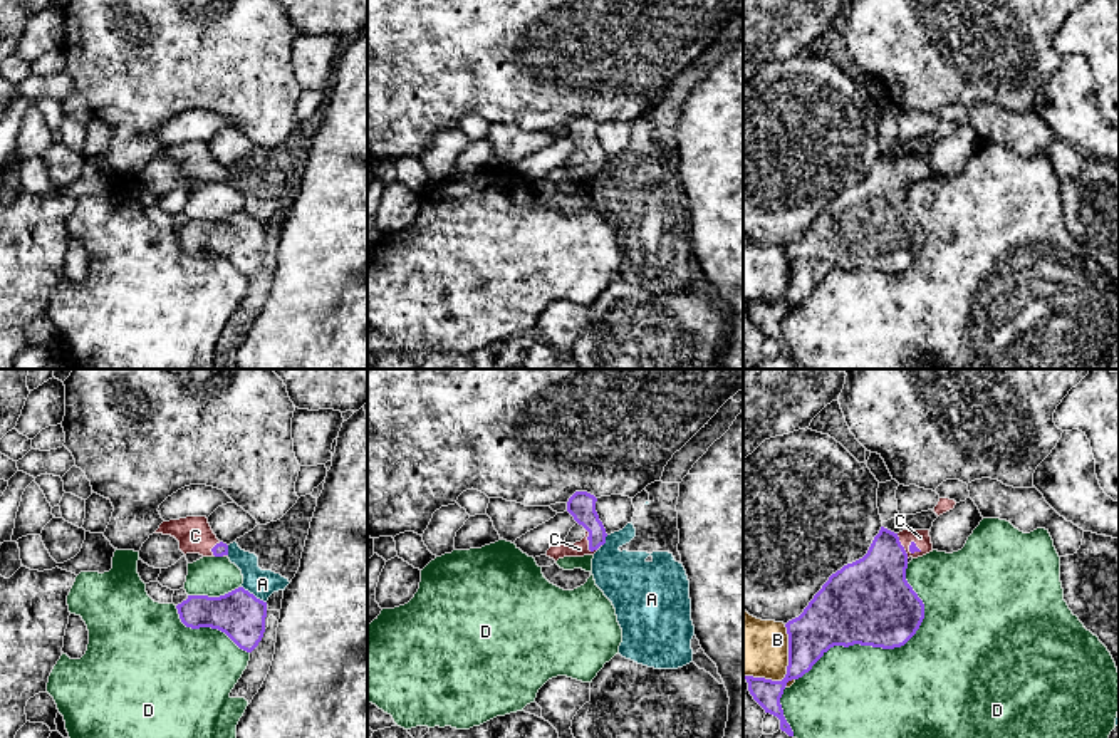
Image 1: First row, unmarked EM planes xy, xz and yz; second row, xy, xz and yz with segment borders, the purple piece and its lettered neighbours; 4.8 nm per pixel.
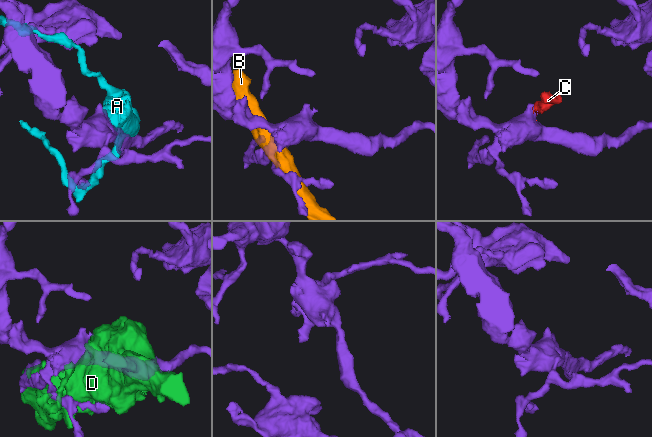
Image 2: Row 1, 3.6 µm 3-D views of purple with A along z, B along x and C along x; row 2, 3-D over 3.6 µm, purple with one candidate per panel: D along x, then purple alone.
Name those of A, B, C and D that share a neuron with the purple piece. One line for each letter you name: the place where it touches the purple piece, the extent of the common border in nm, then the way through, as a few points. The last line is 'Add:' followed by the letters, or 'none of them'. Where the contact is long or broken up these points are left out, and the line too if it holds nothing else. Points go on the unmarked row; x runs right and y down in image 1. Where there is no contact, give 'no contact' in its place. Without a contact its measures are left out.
C: xz (588, 163) | 130 nm | across xz (581, 129), (589, 143), (588, 163), (579, 173)
Add: C

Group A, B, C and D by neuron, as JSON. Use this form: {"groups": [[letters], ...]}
{"groups": [["A"], ["B"], ["C"], ["D"]]}

